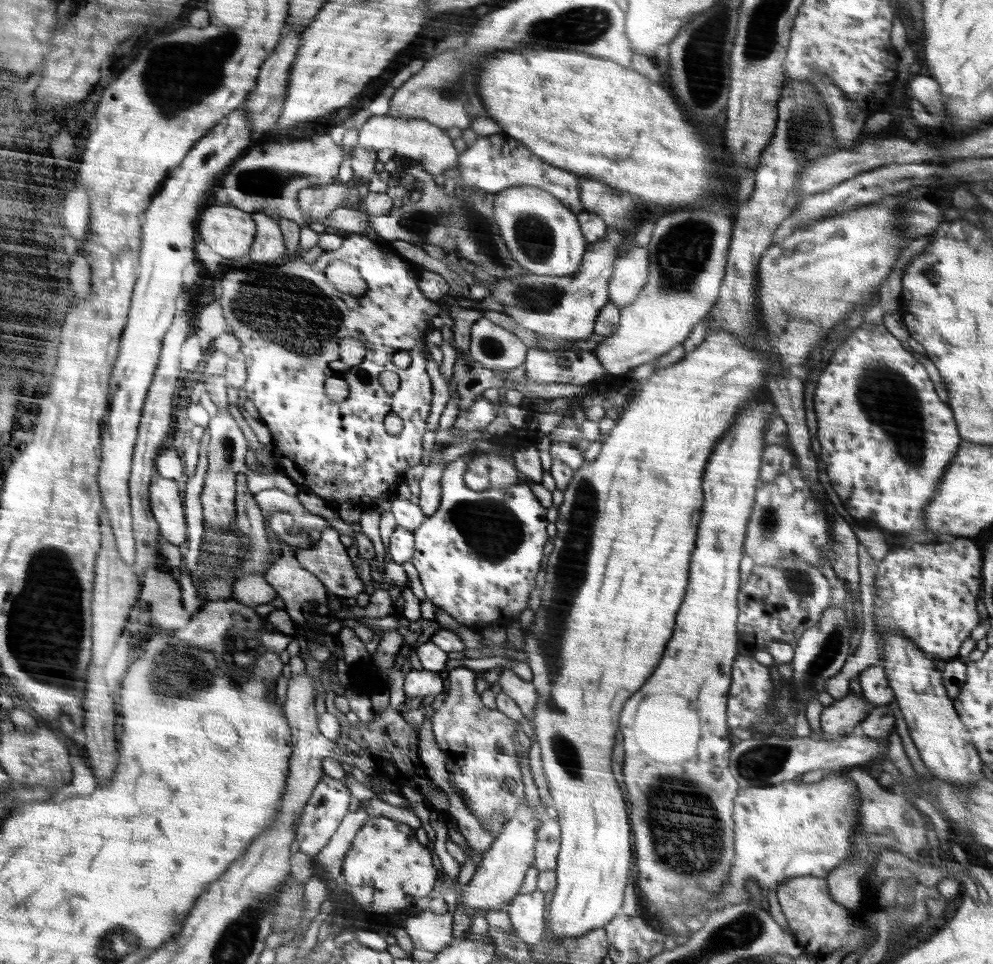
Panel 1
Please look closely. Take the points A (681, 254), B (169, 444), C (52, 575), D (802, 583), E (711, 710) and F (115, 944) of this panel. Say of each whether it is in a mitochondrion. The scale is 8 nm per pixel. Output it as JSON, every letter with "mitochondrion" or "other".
{"A":"mitochondrion","B":"other","C":"mitochondrion","D":"mitochondrion","E":"other","F":"mitochondrion"}

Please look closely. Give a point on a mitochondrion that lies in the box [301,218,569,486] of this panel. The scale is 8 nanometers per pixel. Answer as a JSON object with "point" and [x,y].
{"point":[543,298]}

